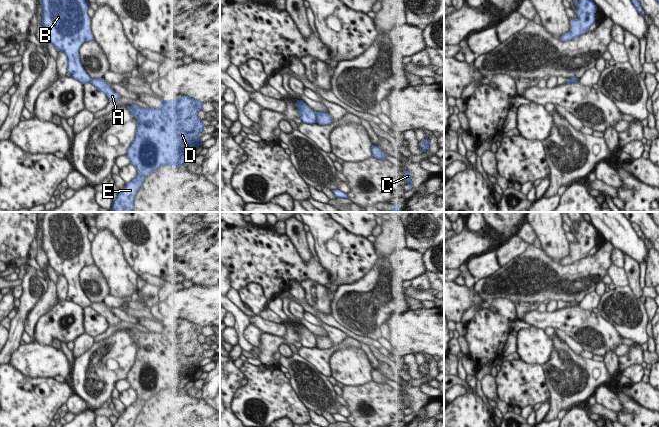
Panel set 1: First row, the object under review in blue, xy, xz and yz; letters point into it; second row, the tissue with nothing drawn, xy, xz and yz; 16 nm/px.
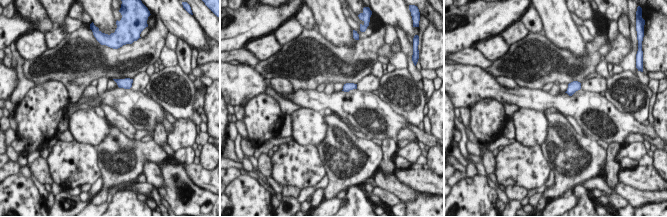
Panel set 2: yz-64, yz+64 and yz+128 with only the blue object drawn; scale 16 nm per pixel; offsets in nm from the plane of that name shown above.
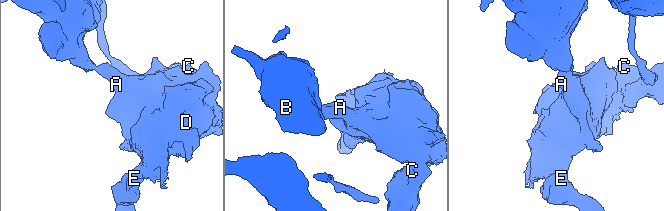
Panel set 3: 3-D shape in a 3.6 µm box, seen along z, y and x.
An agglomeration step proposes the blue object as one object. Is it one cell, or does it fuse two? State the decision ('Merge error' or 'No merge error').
Merge error

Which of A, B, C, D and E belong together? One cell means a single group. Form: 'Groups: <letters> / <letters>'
Groups: A C D E / B

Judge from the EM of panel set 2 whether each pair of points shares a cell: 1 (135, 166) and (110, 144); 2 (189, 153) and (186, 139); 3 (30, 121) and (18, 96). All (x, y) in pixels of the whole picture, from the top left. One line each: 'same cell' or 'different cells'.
1: same cell
2: different cells
3: different cells

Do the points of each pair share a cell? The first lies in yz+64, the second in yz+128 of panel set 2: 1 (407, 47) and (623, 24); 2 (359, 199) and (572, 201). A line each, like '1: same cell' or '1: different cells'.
1: same cell
2: different cells

